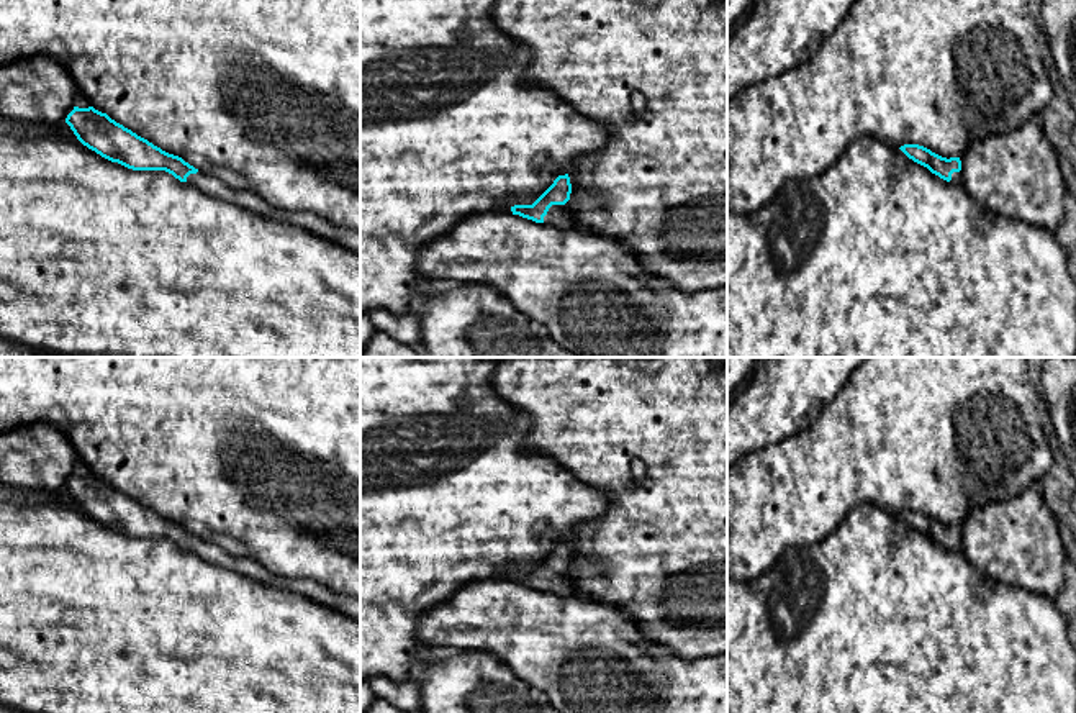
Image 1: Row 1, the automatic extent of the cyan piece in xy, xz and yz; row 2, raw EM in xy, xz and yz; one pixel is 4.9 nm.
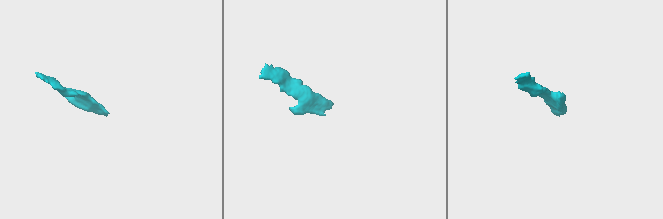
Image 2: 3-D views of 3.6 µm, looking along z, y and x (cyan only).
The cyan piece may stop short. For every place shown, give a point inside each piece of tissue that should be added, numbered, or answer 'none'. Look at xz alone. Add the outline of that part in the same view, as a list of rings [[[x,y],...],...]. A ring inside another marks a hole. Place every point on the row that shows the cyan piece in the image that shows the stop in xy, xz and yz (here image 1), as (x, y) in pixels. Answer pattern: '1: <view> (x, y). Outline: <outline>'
1: xz (559, 217). Outline: [[[552,205],[544,216],[544,225],[554,226],[557,229],[578,229],[576,218],[568,205]]]

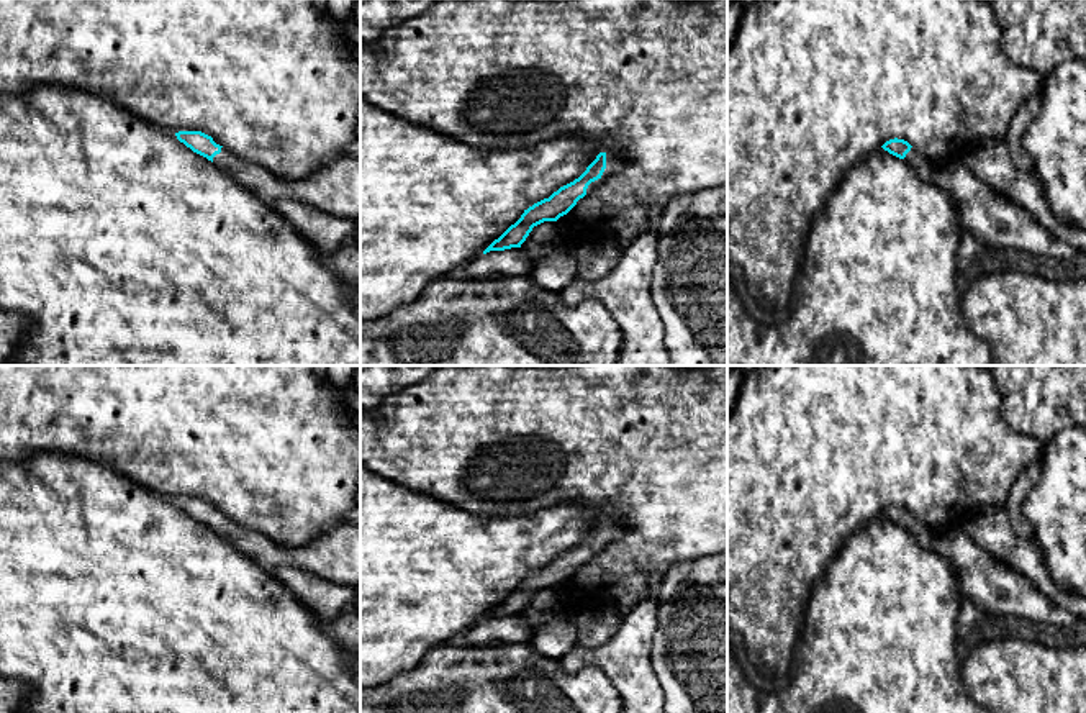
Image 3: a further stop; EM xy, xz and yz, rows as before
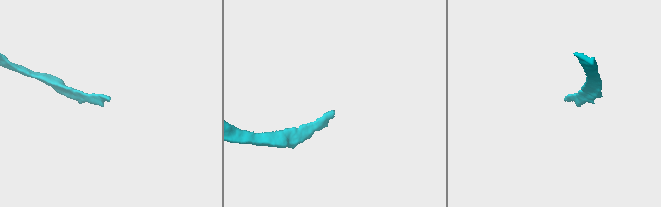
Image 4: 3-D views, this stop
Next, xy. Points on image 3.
1: xy (336, 189). Outline: [[[221,148],[213,164],[265,203],[298,200],[329,215],[360,220],[360,156],[333,161],[303,180],[288,180]]]

